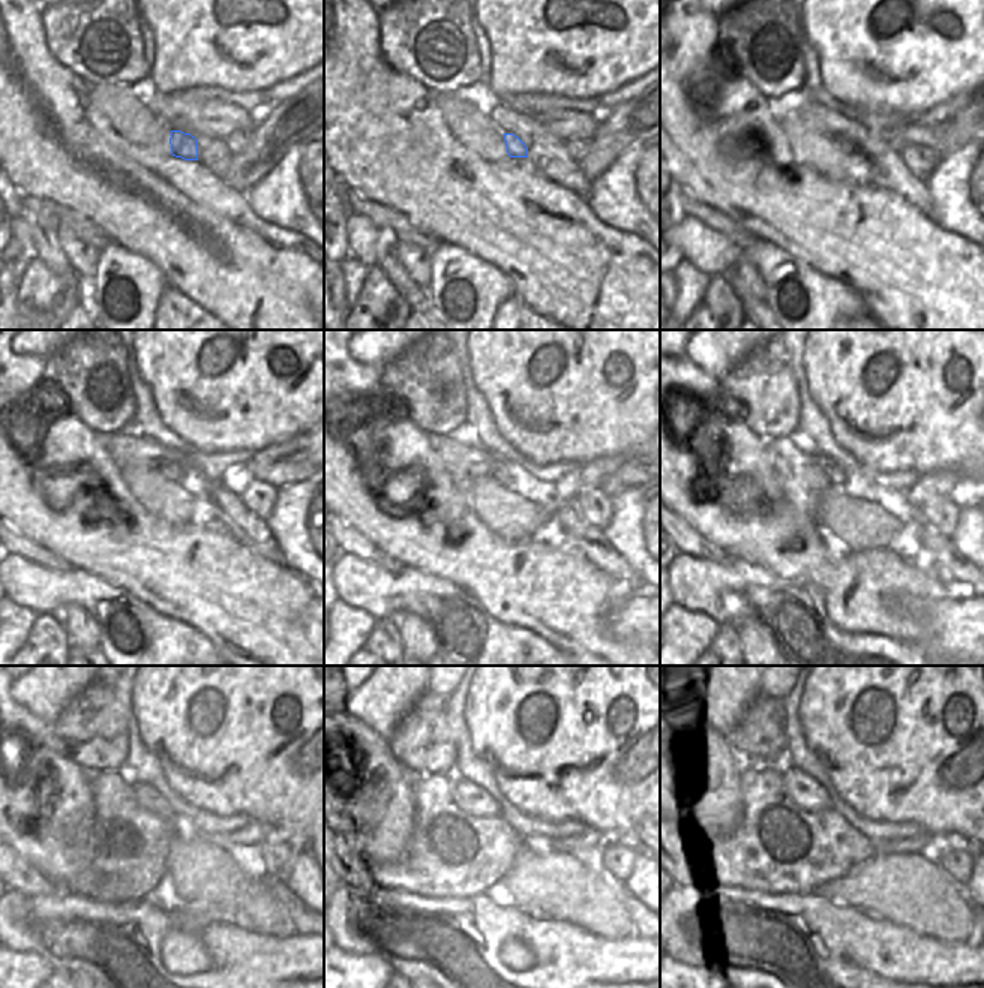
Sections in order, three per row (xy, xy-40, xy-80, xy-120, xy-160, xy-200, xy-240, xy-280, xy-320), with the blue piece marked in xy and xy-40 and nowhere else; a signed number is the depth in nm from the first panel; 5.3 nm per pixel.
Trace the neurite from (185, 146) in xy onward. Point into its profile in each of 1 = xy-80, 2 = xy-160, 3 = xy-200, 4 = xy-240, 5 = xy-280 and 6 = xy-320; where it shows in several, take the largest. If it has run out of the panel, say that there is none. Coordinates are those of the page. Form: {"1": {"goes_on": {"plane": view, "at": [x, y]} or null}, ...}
{"1": {"goes_on": {"plane": "xy-80", "at": [846, 144]}}, "2": {"goes_on": {"plane": "xy-160", "at": [497, 470]}}, "3": {"goes_on": {"plane": "xy-200", "at": [831, 470]}}, "4": {"goes_on": {"plane": "xy-240", "at": [150, 799]}}, "5": {"goes_on": {"plane": "xy-280", "at": [471, 798]}}, "6": {"goes_on": {"plane": "xy-320", "at": [806, 792]}}}

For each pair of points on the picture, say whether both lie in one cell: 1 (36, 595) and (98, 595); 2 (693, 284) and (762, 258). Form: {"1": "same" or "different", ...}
{"1": "same", "2": "different"}

